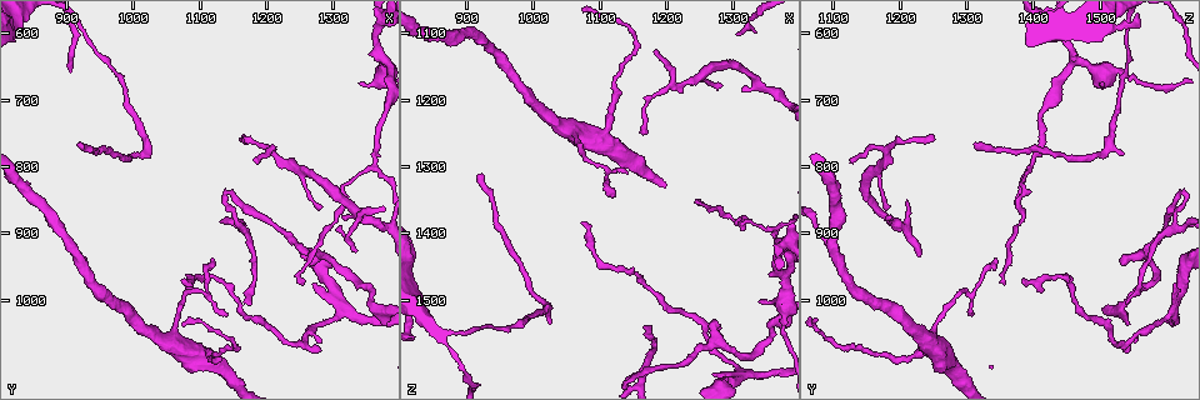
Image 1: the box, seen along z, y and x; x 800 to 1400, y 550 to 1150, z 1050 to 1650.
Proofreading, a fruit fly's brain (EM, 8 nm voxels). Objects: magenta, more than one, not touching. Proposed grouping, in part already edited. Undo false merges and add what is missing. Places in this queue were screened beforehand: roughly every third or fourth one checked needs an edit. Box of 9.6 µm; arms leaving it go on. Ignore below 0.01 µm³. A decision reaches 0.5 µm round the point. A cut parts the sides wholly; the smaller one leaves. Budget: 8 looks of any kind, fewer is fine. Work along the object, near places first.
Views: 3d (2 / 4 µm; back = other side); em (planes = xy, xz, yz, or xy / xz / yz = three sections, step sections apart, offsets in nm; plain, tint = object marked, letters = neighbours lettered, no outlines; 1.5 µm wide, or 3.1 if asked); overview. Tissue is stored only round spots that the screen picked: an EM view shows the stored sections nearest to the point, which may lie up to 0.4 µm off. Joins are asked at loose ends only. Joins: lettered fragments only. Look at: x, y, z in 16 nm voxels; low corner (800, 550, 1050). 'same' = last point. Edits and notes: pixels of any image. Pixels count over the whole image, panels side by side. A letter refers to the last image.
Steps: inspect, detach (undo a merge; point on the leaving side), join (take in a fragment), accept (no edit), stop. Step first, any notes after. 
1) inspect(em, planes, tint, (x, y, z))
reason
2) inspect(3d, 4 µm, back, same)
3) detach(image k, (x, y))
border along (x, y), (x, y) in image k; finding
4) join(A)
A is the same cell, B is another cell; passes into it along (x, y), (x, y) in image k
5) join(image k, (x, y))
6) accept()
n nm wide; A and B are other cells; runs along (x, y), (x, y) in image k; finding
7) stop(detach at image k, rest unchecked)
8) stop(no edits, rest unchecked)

inspect(em, planes, letters, (1335, 675, 1505))
free end

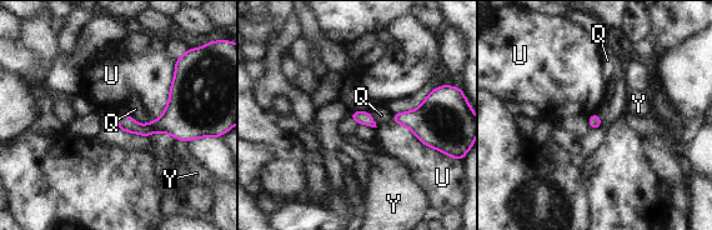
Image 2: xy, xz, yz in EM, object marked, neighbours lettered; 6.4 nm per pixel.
accept()
Q, U and Y are other cells; border along (175, 71), (168, 104), (150, 121) in image 2; no lettered fragment goes on from it

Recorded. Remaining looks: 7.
inspect(3d, 4 µm, (1155, 885, 1610))
abrupt turn

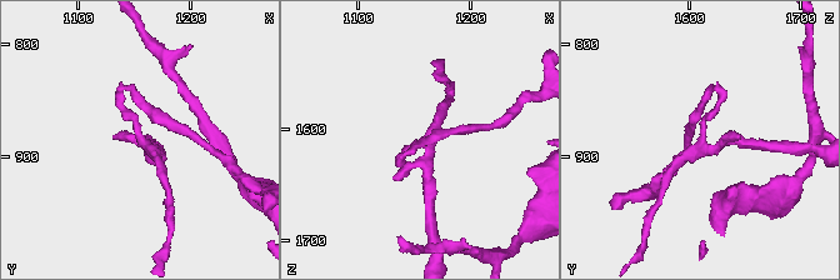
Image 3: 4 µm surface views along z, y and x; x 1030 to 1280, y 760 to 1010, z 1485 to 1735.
inspect(em, xz, step 4, letters, (1160, 886, 1614))
need the tissue

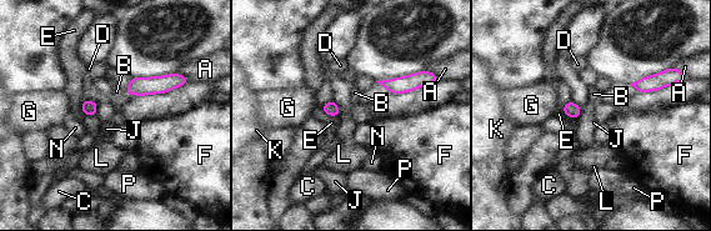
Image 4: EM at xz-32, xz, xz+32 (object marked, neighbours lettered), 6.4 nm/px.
accept()
A, B, C, D, E, F, G, J, K, L, N and P are other cells; border along (581, 106), (581, 113), (576, 119) in image 4; continuous, no second cell

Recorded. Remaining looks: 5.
inspect(em, planes, letters, (1190, 795, 1125))
free end

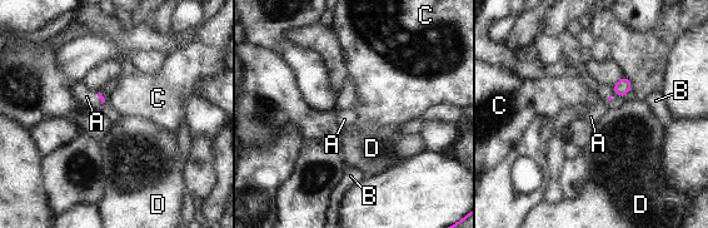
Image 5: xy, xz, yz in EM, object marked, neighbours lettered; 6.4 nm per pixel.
join(A)
A is the same cell, B, C and D are other cells; passes into it along (623, 87), (616, 93), (591, 117) in image 5; the cell continues

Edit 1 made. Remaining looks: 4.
stop(join at image 5, rest unchecked)

